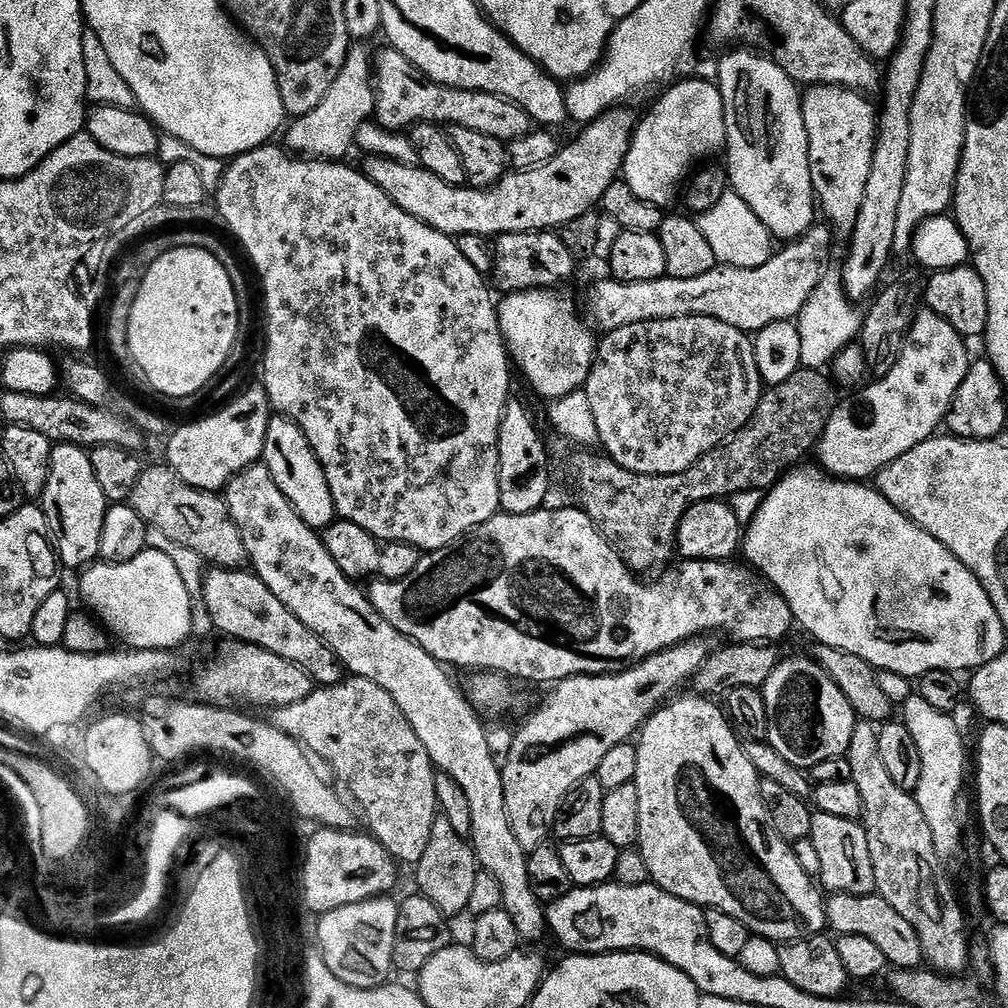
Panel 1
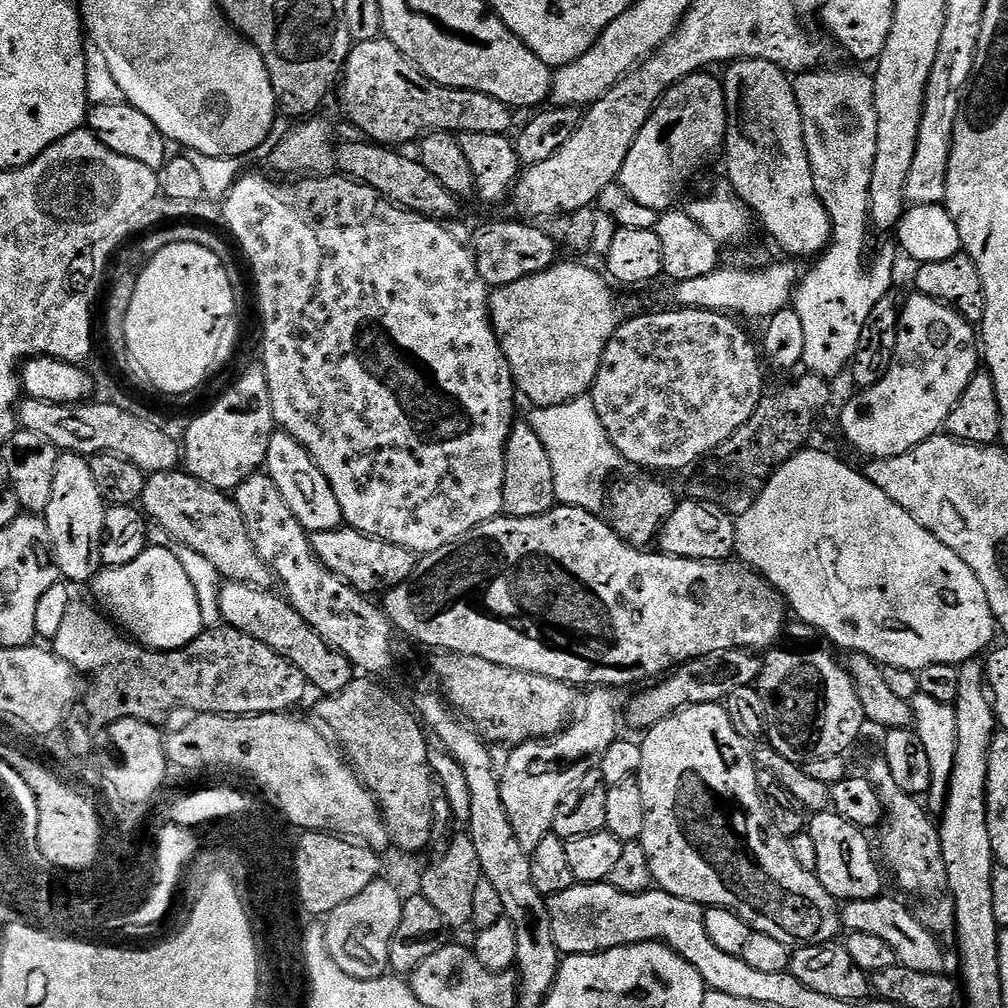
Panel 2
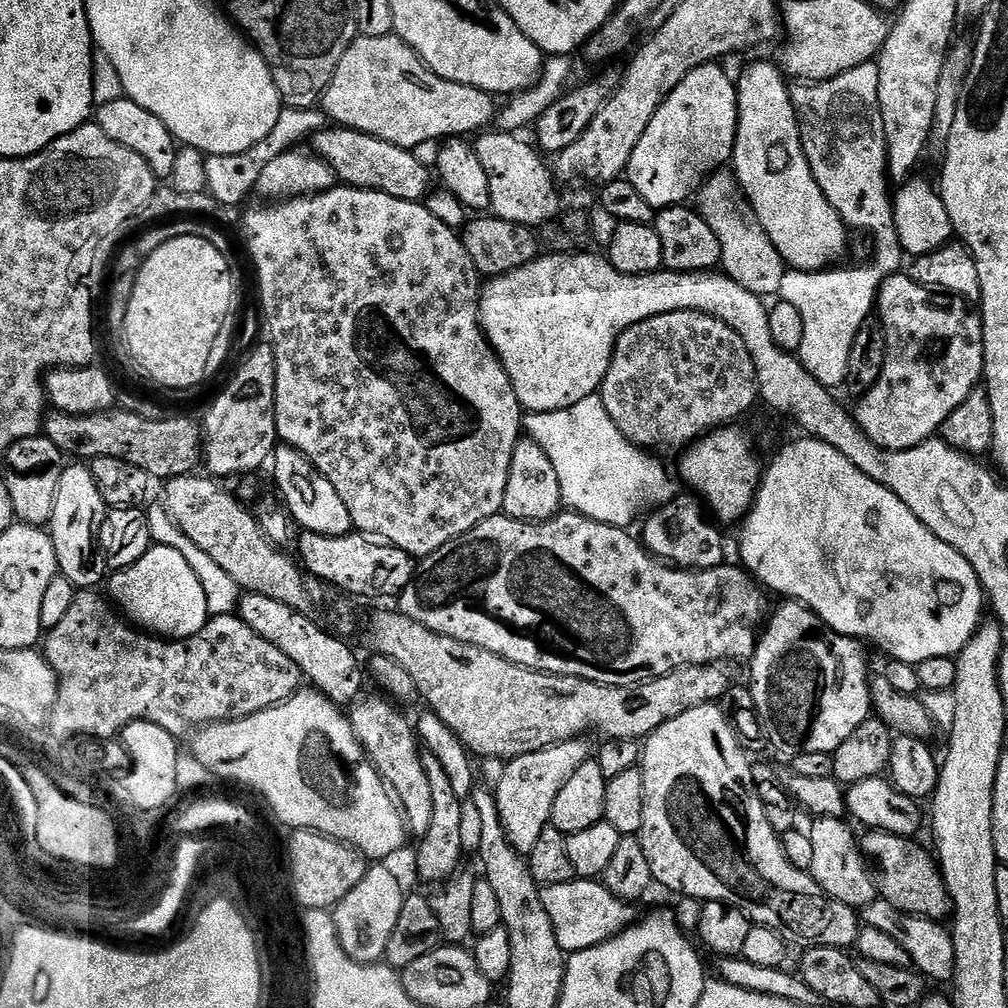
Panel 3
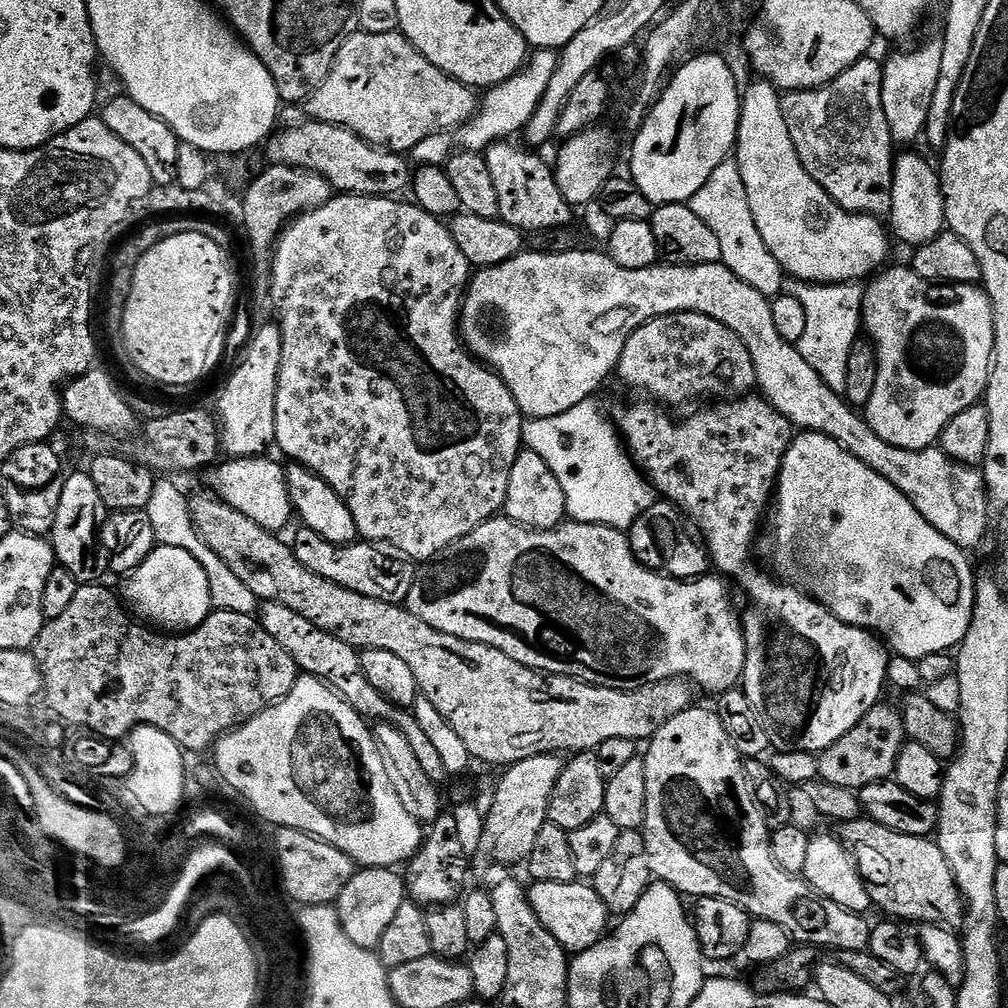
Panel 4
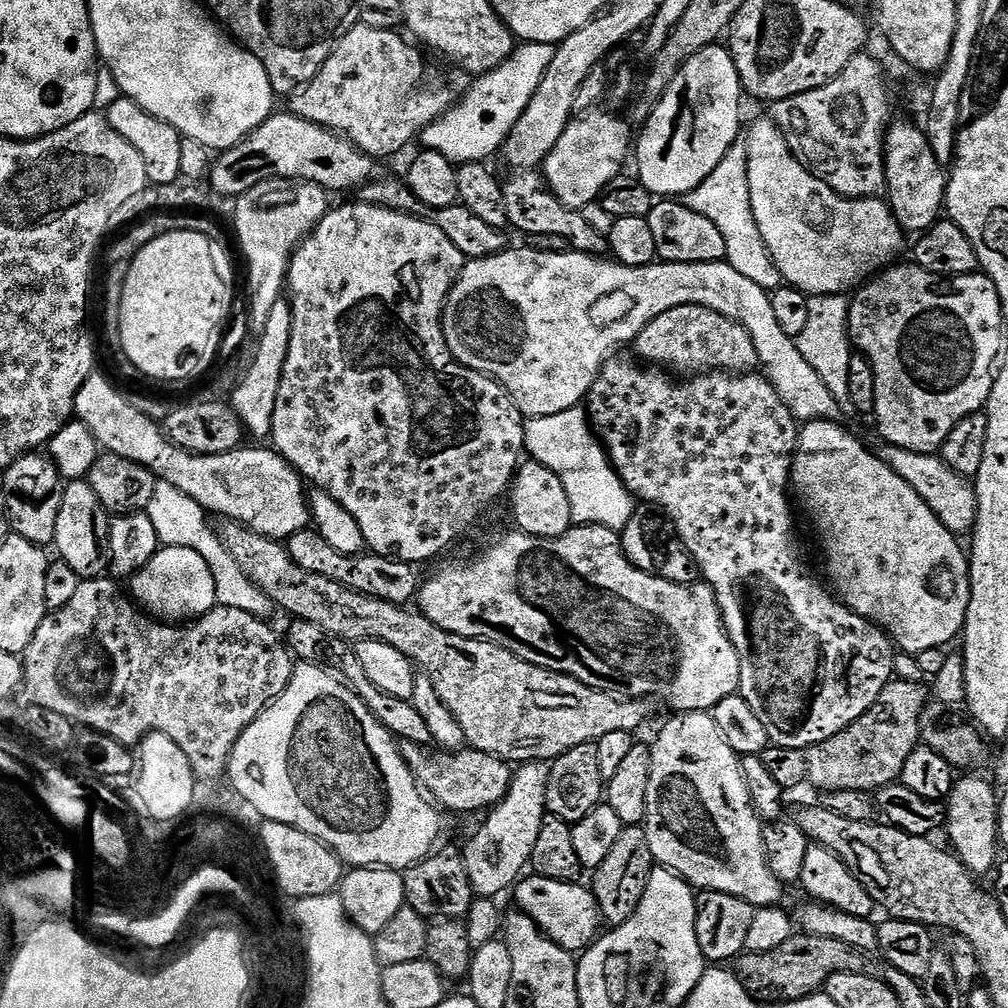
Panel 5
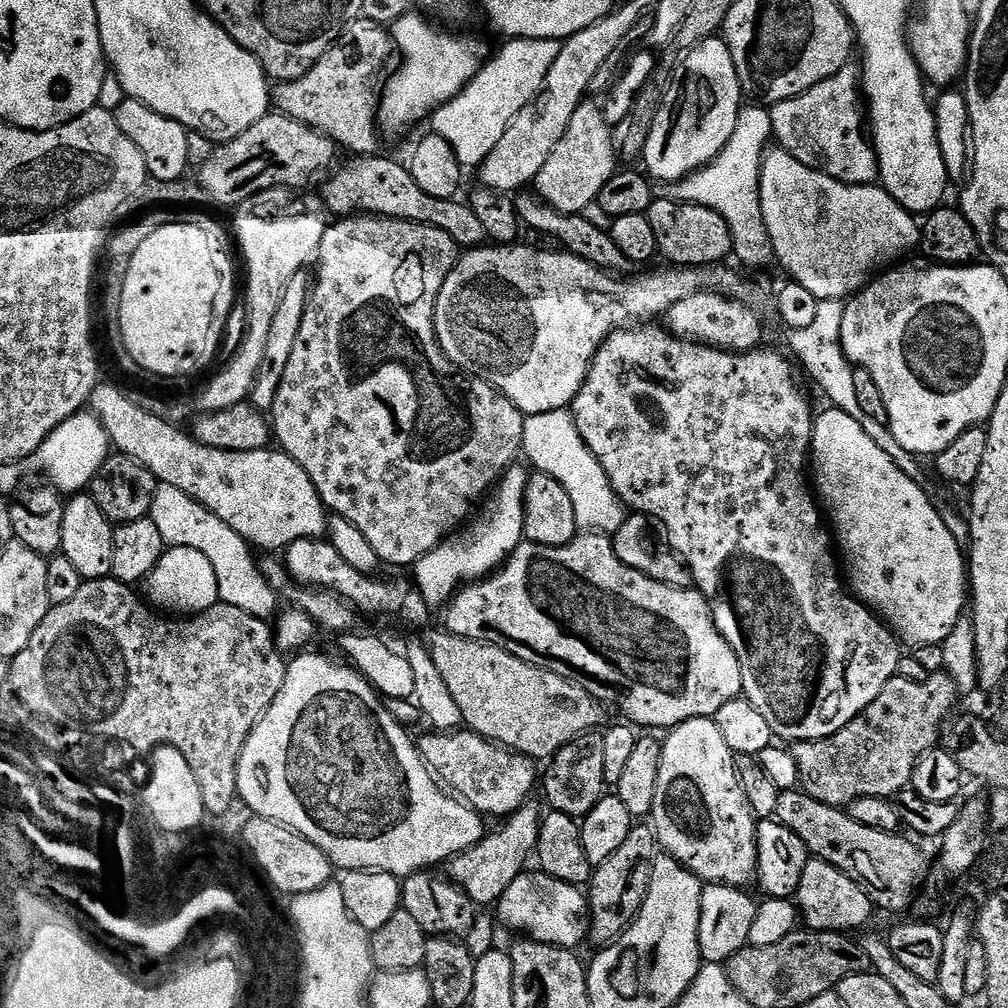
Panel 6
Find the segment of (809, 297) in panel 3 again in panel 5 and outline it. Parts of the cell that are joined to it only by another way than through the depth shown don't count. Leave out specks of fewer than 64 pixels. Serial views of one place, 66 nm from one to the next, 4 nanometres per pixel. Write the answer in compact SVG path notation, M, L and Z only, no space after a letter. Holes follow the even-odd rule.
M847 295L839 296L814 296L810 299L810 318L806 321L806 330L802 330L800 336L795 337L796 347L802 352L802 358L810 363L822 378L834 400L838 401L841 413L855 417L857 411L849 396L848 372L850 372L850 360L854 353L852 341L848 338L848 305Z

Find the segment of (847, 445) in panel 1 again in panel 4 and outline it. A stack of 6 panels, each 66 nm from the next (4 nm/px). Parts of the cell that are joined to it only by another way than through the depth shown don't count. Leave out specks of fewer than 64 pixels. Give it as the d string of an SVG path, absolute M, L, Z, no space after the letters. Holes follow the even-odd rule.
M911 266L885 267L864 288L862 328L876 345L877 356L877 384L866 407L866 419L882 442L906 450L931 448L954 414L962 414L962 410L985 399L988 374L992 371L994 310L983 287L931 284L926 278L918 278Z

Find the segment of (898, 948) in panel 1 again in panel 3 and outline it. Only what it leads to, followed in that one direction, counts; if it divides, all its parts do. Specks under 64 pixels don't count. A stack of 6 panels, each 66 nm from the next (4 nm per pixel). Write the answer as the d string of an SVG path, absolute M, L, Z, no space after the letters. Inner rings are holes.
M879 898L864 907L862 920L867 927L882 930L882 934L890 934L890 938L894 938L894 942L898 942L906 950L915 971L929 981L937 980L938 983L947 985L955 978L954 942L951 931L943 923L925 920L923 916L912 916Z

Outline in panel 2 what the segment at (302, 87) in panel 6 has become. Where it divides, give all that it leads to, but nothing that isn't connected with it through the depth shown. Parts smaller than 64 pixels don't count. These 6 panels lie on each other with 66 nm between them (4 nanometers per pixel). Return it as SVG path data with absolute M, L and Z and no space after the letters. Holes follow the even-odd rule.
M386 39L379 40L361 40L353 43L352 52L348 56L348 61L344 63L344 71L342 73L342 83L338 88L338 96L340 92L340 100L344 103L344 112L352 119L352 124L356 128L361 128L365 132L369 141L382 144L385 146L404 146L400 144L408 144L411 142L419 141L421 136L428 132L473 132L474 134L498 134L499 136L505 135L509 130L508 127L512 124L512 116L514 116L513 109L508 105L498 102L498 98L490 98L490 94L482 94L481 92L471 92L470 90L462 90L461 88L447 88L438 82L431 80L428 75L423 72L410 58L406 58L402 54L402 50L398 50L398 46L394 46L394 42Z

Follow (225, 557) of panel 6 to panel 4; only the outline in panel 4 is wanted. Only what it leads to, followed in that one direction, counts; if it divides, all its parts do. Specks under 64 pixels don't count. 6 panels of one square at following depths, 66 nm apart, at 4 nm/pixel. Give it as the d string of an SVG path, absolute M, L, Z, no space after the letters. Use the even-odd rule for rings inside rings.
M157 479L154 494L146 509L150 518L150 526L154 526L157 545L174 546L178 550L186 550L186 554L198 558L198 562L202 566L202 570L206 570L206 578L210 582L213 609L256 616L258 612L256 596L250 590L246 590L246 585L235 576L234 570L230 570L230 566L226 566L226 562L222 562L222 558L218 558L218 554L214 554L214 550L210 550L210 546L206 546L206 542L202 542L192 521L192 505L189 497L187 495L184 497L183 490L172 480L175 479Z

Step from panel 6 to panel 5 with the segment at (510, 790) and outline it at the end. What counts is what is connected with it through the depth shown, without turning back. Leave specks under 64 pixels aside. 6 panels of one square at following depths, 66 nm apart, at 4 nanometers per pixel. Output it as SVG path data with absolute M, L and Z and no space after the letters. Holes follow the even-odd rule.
M409 747L406 752L408 765L416 775L417 781L426 789L427 795L441 809L452 812L480 812L491 810L510 790L514 768L509 761L494 754L480 752L477 748L463 747L449 751L441 760L427 760L421 749ZM428 787L428 788L427 788ZM484 808L484 809L483 809Z

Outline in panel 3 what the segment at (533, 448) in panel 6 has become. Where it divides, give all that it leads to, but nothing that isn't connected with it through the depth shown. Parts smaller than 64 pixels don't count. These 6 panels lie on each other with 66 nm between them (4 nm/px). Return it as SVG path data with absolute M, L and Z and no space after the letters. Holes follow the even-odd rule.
M600 395L582 398L582 402L574 402L566 410L553 412L530 412L523 417L522 428L527 439L538 442L542 450L546 450L546 458L550 458L555 472L558 473L558 486L562 490L562 504L565 509L578 512L594 522L602 522L606 526L627 529L628 524L636 520L636 515L643 508L655 510L662 504L669 504L678 495L678 480L664 469L660 460L655 460L655 455L649 454L643 448L629 442L614 426L610 414L606 414L606 406L602 406Z

